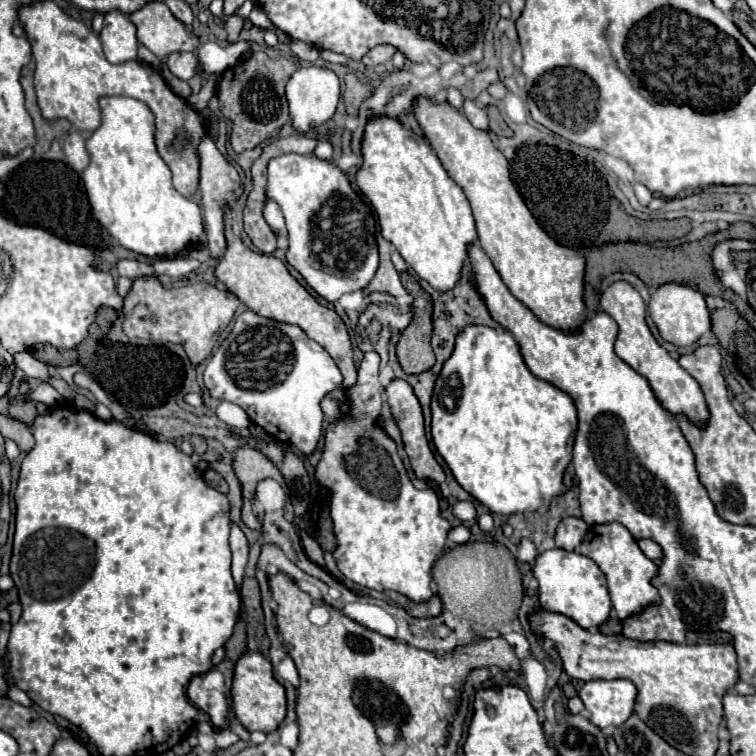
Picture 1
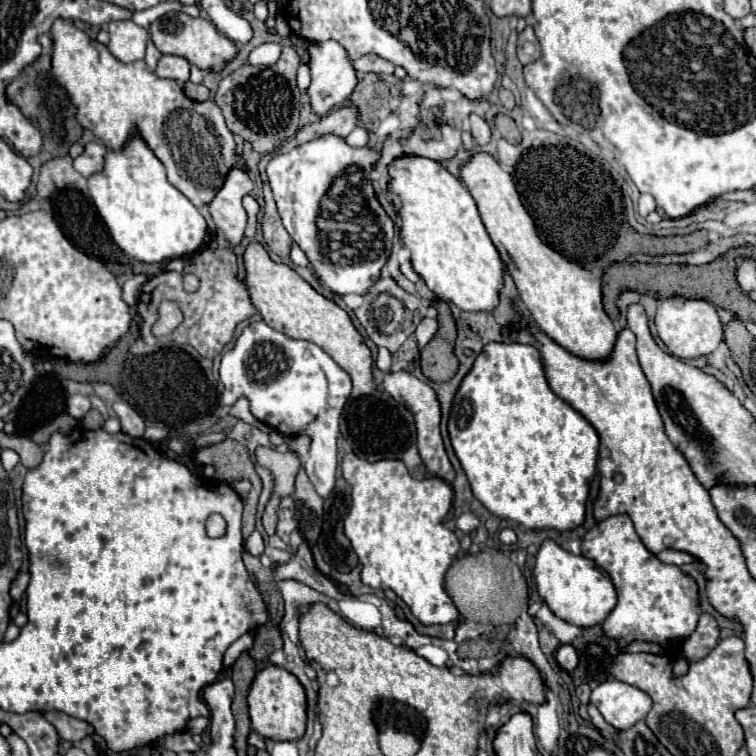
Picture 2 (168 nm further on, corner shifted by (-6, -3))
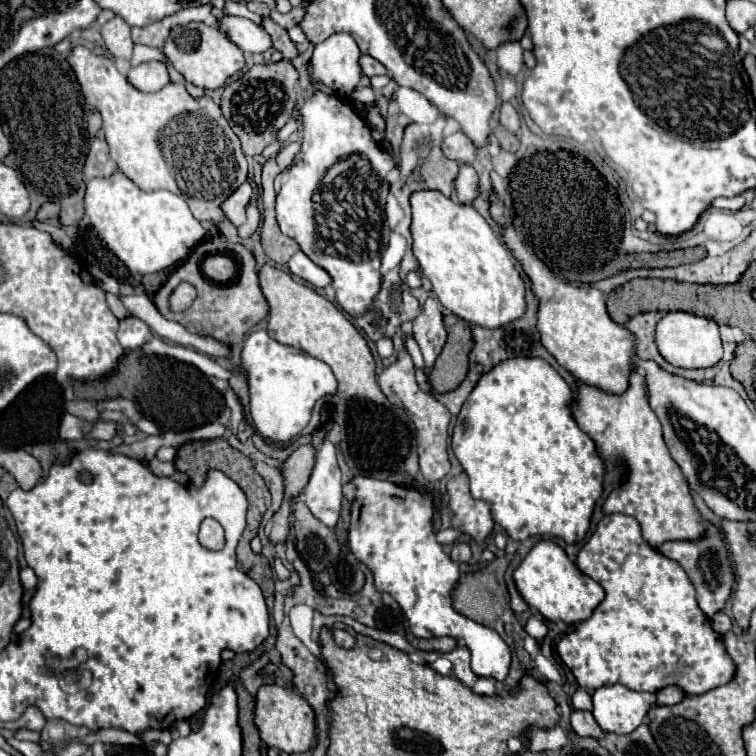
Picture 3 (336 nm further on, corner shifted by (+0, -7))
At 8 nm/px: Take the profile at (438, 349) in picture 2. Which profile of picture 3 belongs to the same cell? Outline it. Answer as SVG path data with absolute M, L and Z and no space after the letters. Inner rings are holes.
M444 311L444 325L448 341L430 371L430 385L436 393L454 391L464 381L464 375L468 375L468 351L472 351L472 331L464 319Z

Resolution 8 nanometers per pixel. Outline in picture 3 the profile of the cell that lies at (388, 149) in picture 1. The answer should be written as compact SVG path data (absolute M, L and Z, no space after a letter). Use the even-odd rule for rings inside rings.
M416 191L410 197L412 203L412 251L420 263L422 273L432 283L432 289L440 303L462 317L470 325L486 329L498 329L506 323L520 319L526 313L526 285L516 267L514 255L504 247L502 237L490 227L490 223L470 205L454 203L440 191Z

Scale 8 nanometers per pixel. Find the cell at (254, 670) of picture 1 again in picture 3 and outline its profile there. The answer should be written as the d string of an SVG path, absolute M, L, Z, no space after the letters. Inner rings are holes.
M264 685L256 695L256 727L260 739L284 753L306 753L316 737L316 715L308 701L294 689L280 685Z

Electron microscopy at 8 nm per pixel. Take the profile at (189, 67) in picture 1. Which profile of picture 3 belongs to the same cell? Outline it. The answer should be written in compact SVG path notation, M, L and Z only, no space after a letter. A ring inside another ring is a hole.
M148 61L148 63L140 63L136 67L130 67L130 71L126 73L126 79L138 91L144 91L144 93L154 93L170 81L166 65L160 61Z

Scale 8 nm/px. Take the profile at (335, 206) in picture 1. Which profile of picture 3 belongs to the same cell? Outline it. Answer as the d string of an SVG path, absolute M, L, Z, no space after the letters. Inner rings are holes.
M318 89L294 107L294 115L302 117L302 147L294 159L294 165L282 171L274 181L276 219L280 231L292 237L314 263L330 273L338 305L352 317L362 317L374 307L382 283L380 257L390 237L390 227L384 215L390 189L386 175L396 167L396 161L372 139L370 125L356 111L350 99Z

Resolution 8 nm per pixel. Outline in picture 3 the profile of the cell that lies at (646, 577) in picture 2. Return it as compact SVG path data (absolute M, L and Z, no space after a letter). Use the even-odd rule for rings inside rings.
M622 513L606 515L598 523L590 541L580 549L576 567L606 591L604 601L594 609L594 613L586 621L578 623L572 633L564 635L556 647L560 659L574 673L582 689L594 691L602 685L622 683L634 691L656 693L674 685L680 687L684 695L702 695L734 677L736 665L724 647L722 635L712 631L710 619L700 611L696 591L688 575L676 561L660 555L658 549L646 543L640 523L634 517Z

